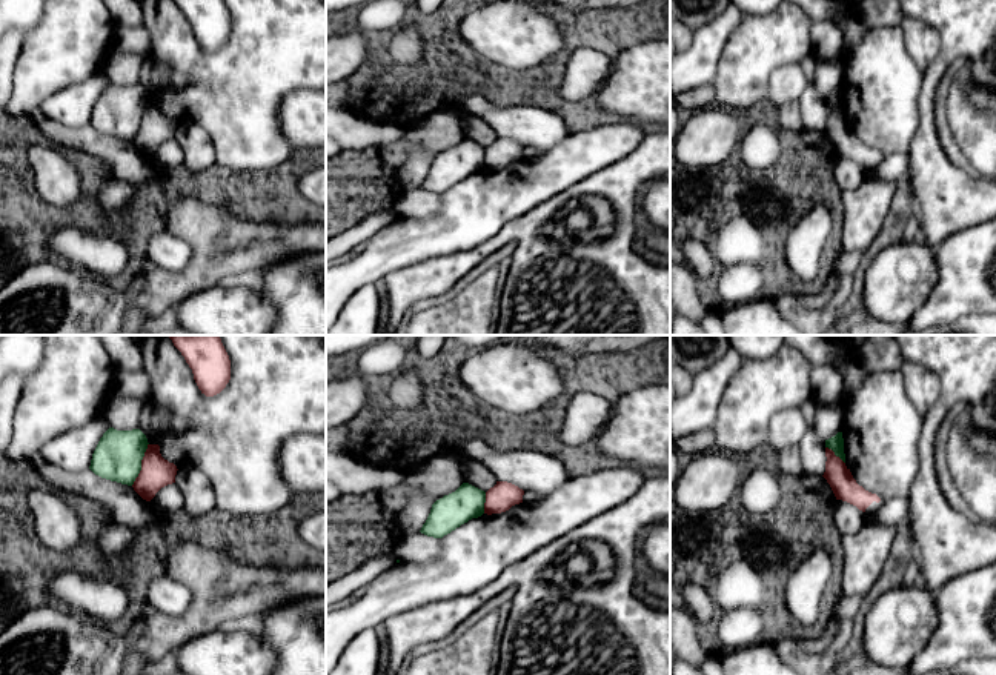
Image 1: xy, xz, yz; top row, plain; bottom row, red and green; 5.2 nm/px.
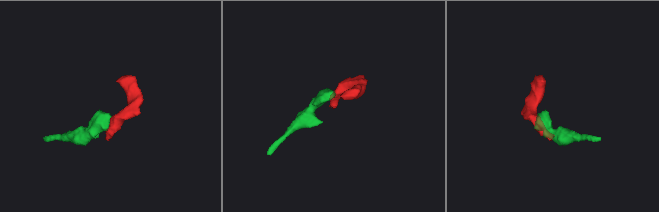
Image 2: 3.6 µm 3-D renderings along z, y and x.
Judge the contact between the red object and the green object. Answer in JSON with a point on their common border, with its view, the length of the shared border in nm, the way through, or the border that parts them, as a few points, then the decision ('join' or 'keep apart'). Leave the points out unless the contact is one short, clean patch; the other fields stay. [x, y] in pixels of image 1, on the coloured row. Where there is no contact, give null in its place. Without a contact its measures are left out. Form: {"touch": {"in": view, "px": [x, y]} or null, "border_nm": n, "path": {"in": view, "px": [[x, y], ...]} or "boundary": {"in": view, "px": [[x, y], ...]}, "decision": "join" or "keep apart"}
{"touch": {"in": "xy", "px": [142, 465]}, "border_nm": 240, "boundary": {"in": "xy", "px": [[148, 443], [143, 452], [142, 469], [131, 485]]}, "decision": "keep apart"}

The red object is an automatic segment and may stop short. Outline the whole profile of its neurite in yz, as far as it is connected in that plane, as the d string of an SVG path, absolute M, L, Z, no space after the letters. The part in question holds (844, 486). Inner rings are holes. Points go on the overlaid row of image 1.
M825 447L825 457L822 477L830 484L836 500L847 501L865 514L875 512L885 501L859 486L845 463L832 449Z

